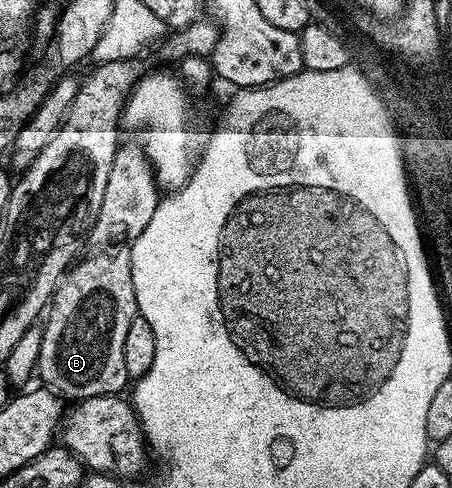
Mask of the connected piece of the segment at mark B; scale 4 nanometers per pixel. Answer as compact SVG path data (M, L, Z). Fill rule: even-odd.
M114 245L89 254L93 255L87 256L86 259L78 258L66 271L64 279L57 284L47 308L37 358L36 374L39 379L41 375L40 382L50 391L56 391L69 401L80 401L100 395L116 395L124 392L125 383L130 382L127 364L123 362L123 345L127 342L127 329L131 329L131 321L139 312L135 285L131 277L129 247Z

